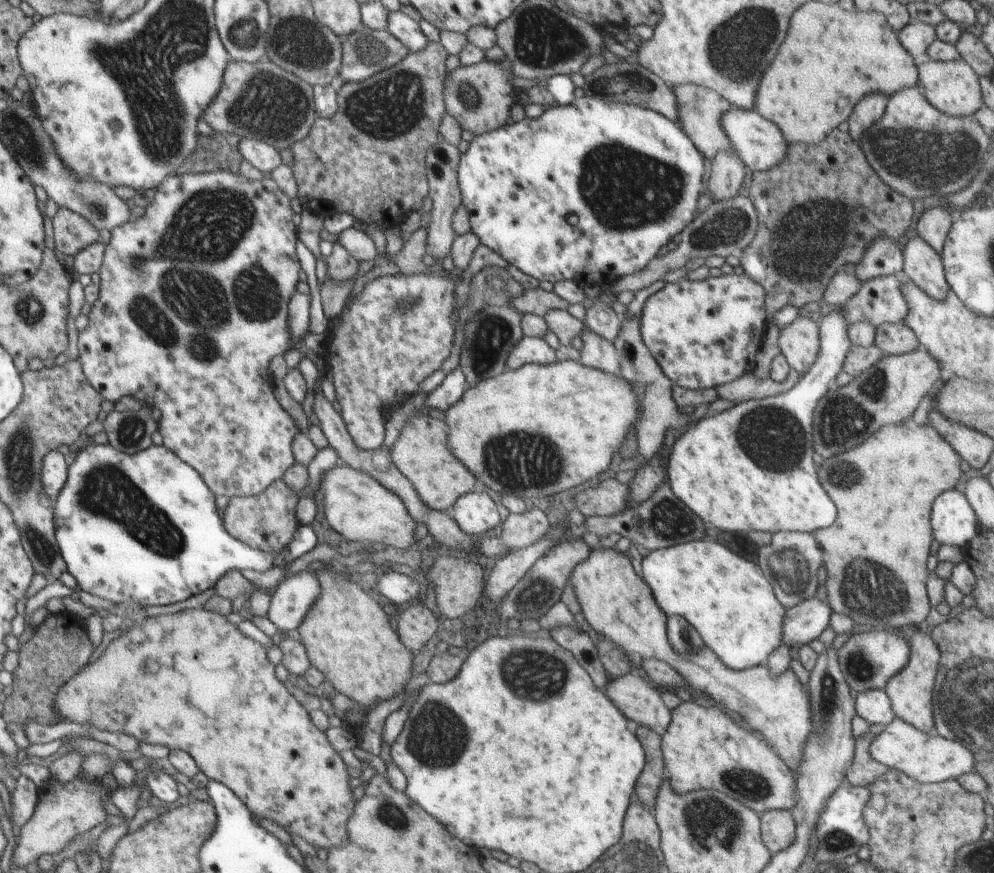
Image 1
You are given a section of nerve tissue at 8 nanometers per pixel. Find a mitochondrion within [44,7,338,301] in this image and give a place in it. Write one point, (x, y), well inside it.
(268, 102)

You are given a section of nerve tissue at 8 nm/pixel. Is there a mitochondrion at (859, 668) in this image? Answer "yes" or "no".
yes

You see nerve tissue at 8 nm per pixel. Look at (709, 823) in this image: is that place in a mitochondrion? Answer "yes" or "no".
yes

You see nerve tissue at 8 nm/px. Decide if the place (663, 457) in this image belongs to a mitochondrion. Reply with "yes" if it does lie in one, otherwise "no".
no

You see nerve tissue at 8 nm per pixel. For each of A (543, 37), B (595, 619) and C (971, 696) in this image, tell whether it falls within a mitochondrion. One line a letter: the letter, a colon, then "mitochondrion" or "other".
A: mitochondrion
B: other
C: mitochondrion

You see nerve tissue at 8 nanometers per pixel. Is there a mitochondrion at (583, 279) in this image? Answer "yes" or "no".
no

